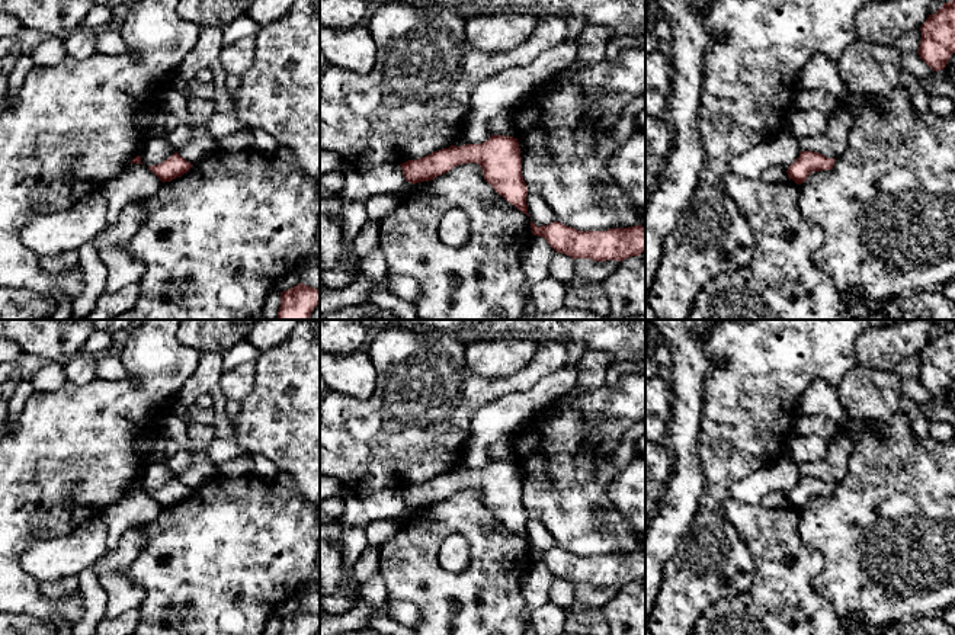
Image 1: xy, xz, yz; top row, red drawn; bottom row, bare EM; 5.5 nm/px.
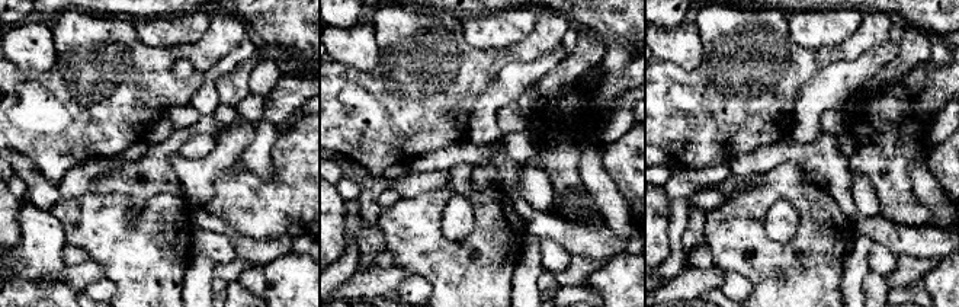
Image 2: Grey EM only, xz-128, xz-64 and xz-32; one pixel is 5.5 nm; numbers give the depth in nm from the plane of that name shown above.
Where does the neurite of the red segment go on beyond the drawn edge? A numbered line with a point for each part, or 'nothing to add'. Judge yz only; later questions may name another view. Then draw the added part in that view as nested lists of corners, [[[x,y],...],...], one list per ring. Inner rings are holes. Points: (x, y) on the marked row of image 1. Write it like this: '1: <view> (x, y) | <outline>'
nothing to add

